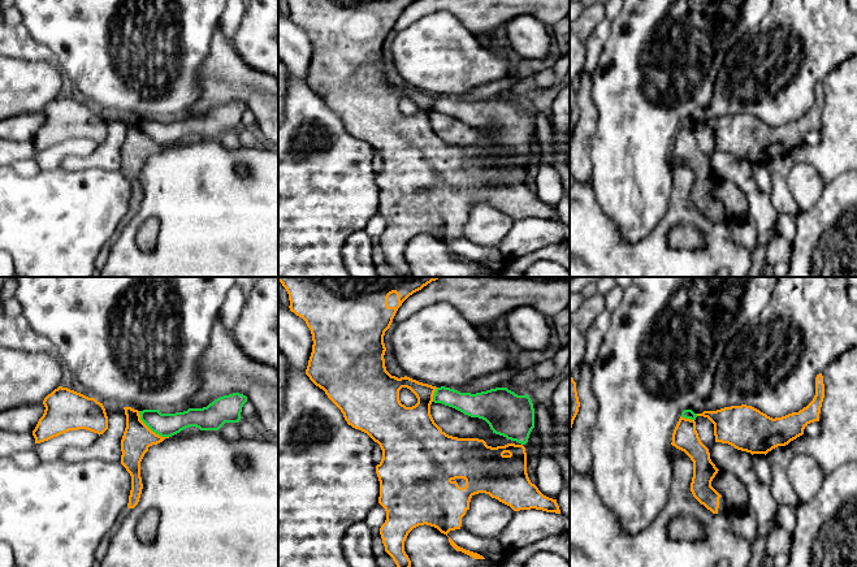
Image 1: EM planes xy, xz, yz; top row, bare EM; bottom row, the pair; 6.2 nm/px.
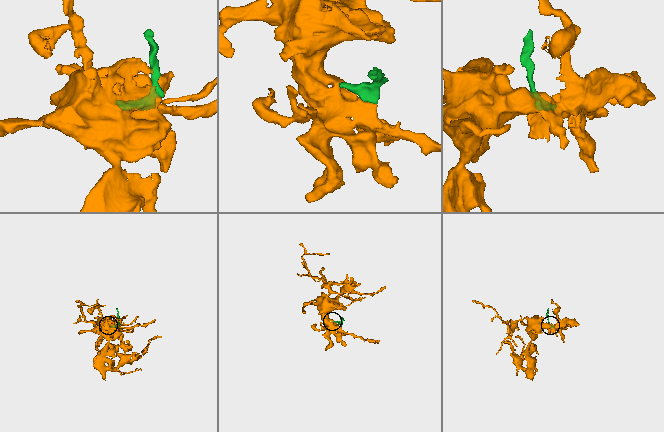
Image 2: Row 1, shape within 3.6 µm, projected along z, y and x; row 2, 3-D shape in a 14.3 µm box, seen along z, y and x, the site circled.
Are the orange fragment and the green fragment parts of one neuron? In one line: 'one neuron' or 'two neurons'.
one neuron

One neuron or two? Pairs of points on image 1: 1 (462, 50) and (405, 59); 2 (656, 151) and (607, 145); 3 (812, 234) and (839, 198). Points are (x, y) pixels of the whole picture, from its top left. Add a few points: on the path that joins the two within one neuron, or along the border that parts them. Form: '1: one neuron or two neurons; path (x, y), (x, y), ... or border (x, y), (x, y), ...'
1: one neuron; path (448, 55), (419, 55)
2: one neuron; path (644, 151), (632, 151), (626, 156), (619, 150)
3: one neuron; path (821, 225), (839, 207)

